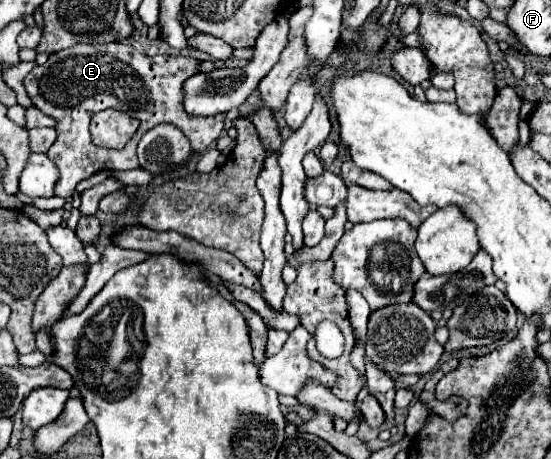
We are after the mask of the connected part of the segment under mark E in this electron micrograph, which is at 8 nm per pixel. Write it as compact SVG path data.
M103 43L103 45L75 45L71 49L57 51L49 57L49 61L45 65L33 67L33 71L23 79L25 91L39 111L43 111L45 115L49 115L57 121L57 141L49 149L49 159L57 165L57 169L61 173L61 177L55 185L55 195L69 199L79 181L83 181L83 179L87 179L87 177L91 177L93 173L99 173L99 171L113 171L113 169L125 171L125 169L137 169L139 167L139 163L135 159L137 139L131 139L125 145L125 149L121 149L121 151L101 149L101 147L95 147L92 143L91 137L89 137L91 115L99 113L107 107L121 109L121 111L141 119L141 137L149 129L153 129L155 125L173 123L175 127L179 127L185 133L185 137L189 139L194 152L207 150L220 137L225 126L226 113L207 117L193 117L187 115L181 109L181 85L185 83L185 77L189 77L197 71L197 63L199 61L189 57L189 55L153 55L153 57L149 57L145 53L137 53L137 49L131 47L129 43Z

